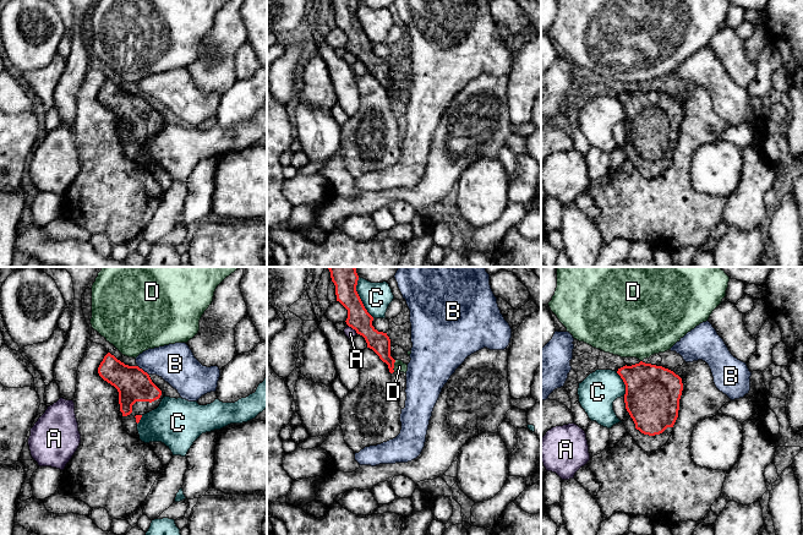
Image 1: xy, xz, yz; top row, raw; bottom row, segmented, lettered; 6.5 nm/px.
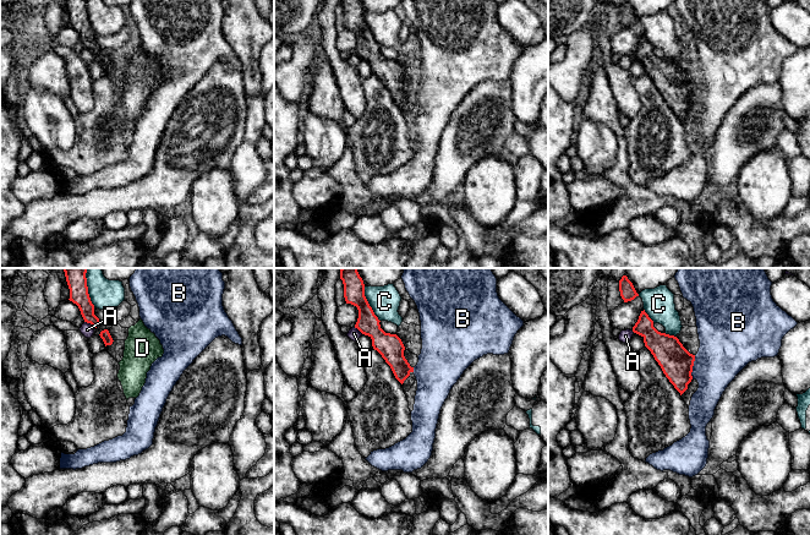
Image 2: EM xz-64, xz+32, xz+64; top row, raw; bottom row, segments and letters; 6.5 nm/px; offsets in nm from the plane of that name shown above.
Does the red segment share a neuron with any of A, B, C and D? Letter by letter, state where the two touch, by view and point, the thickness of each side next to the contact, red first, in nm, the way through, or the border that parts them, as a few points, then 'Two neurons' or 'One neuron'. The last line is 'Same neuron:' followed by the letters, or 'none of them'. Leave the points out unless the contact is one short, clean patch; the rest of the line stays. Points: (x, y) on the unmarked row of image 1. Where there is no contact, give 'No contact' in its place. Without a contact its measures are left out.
A: Touches red at xz (353, 54). Thickness 150 nm (red) against 70 nm. Boundary: xz (348, 50), (358, 59). Two neurons
B: Touches red at xy (142, 96). Thickness 220 nm (red) against 260 nm. Two neurons
C: Touches red at xz (359, 23). Thickness 150 nm (red) against 190 nm. Two neurons
D: Touches red at xz (393, 92). Thickness 140 nm (red) against 80 nm. Boundary: xz (395, 86), (393, 97). Two neurons
Same neuron: none of them

